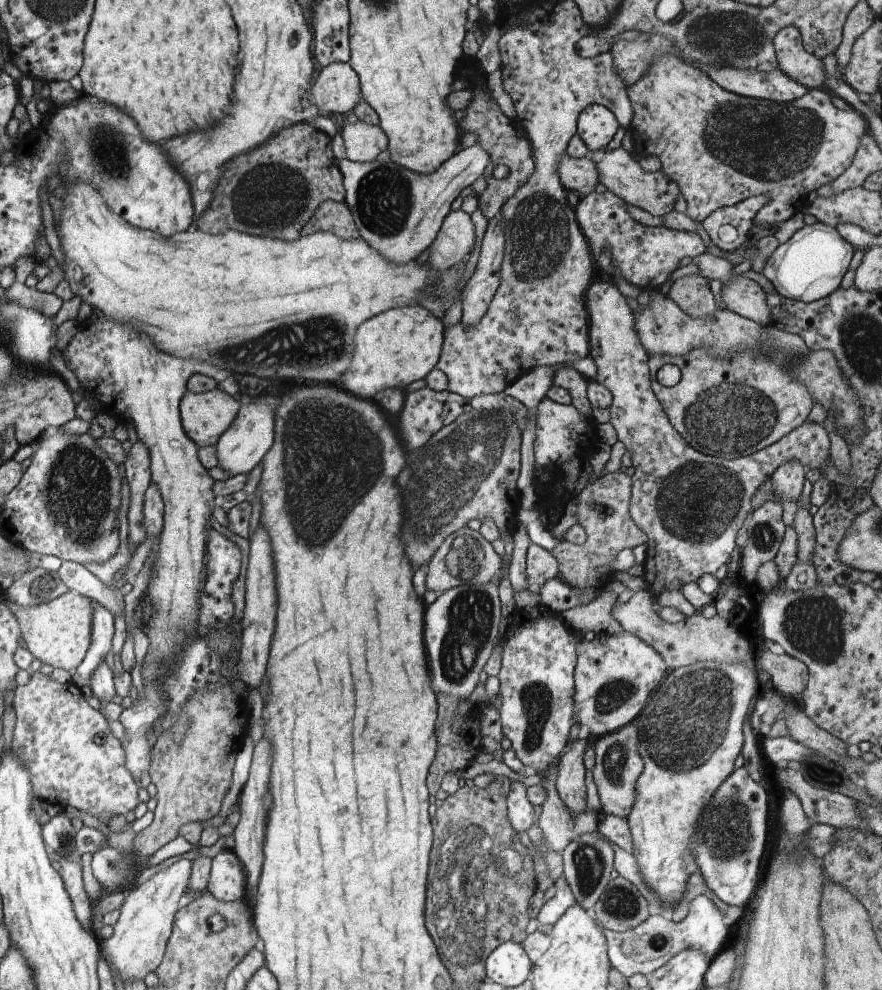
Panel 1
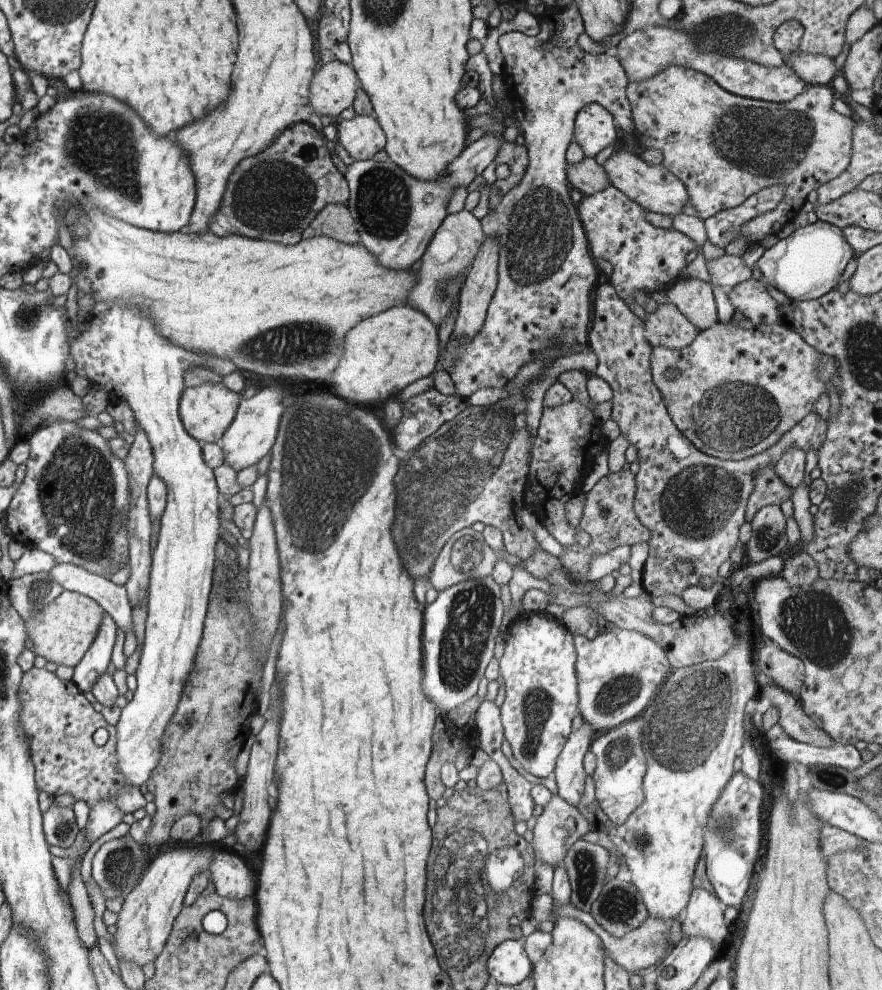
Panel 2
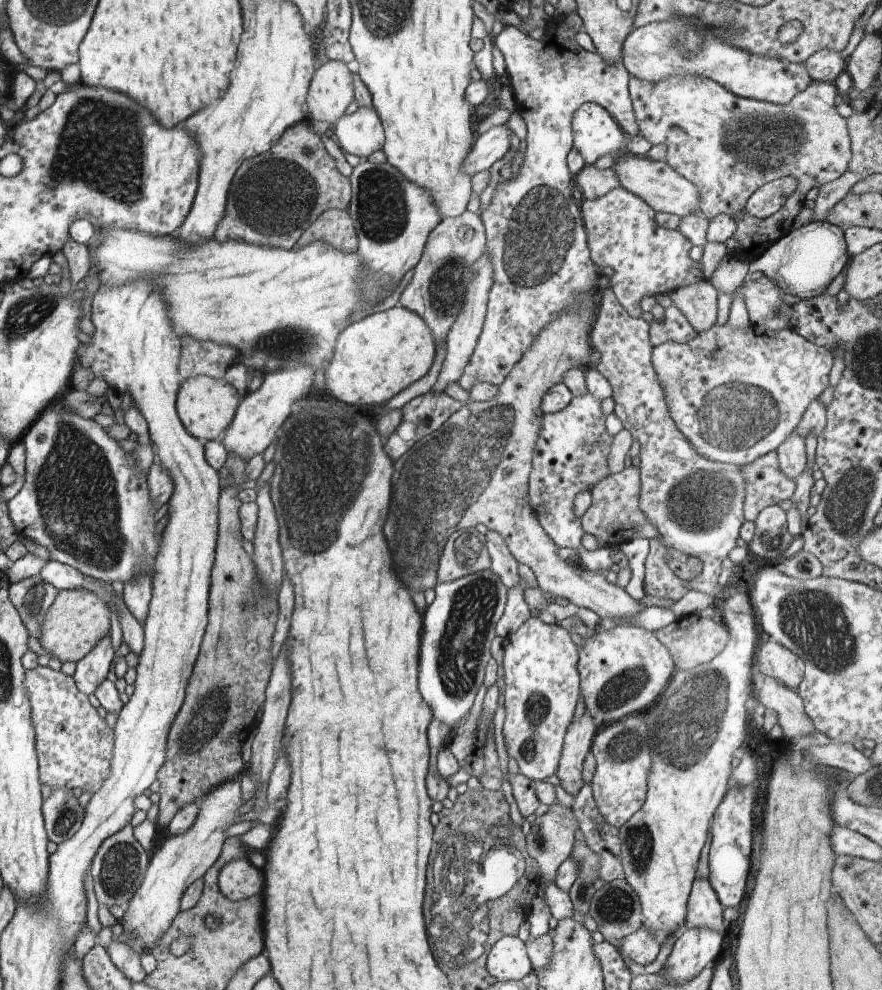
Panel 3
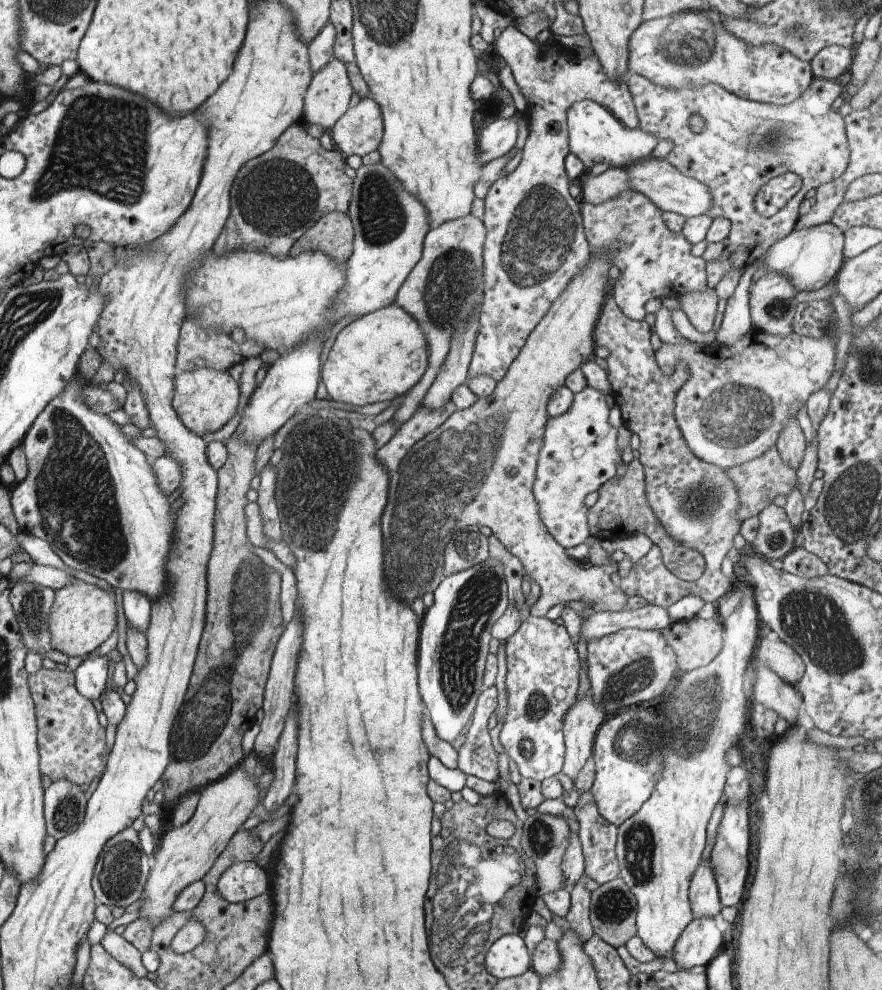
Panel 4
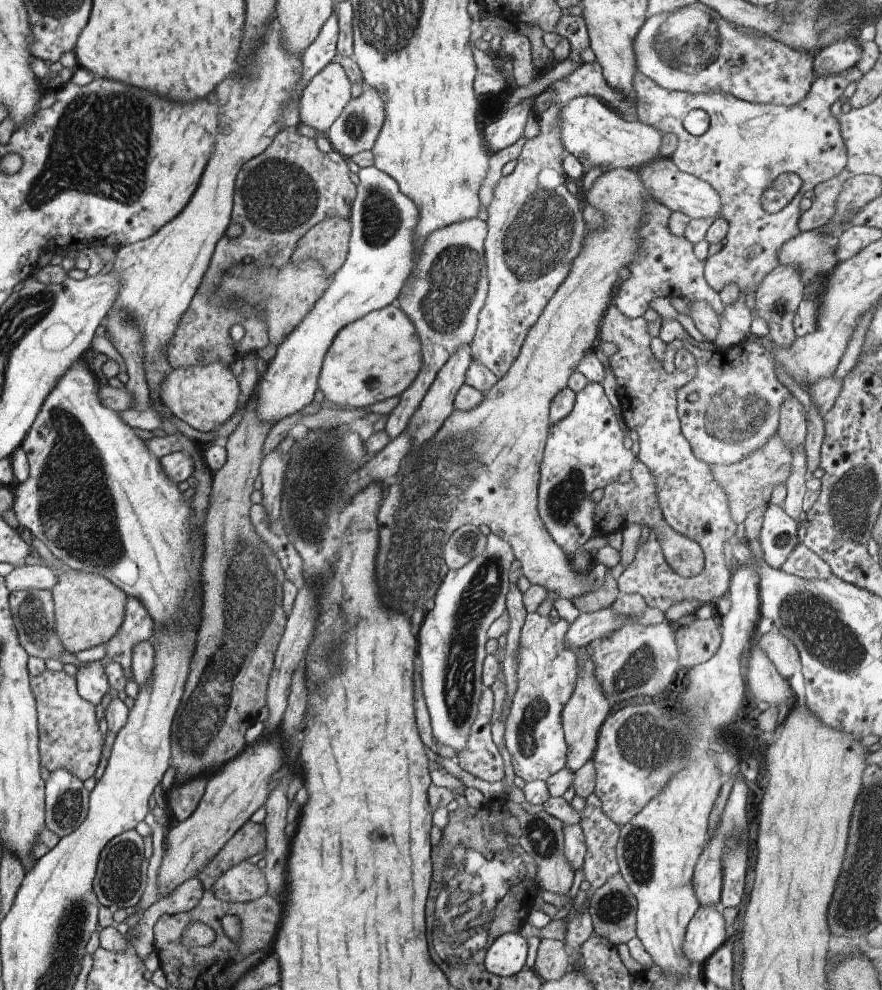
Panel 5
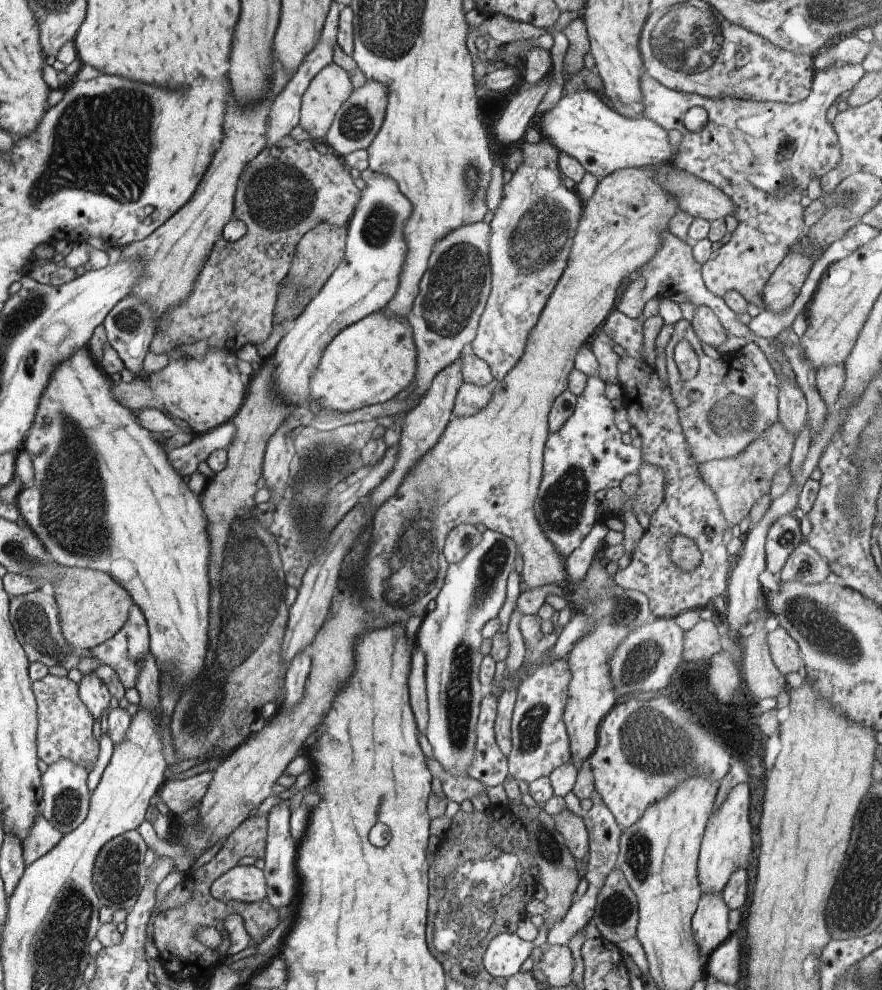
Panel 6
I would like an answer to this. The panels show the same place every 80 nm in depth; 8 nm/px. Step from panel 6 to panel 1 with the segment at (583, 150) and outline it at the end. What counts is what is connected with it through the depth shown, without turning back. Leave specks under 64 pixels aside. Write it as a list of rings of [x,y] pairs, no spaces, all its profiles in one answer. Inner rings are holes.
[[[592,105],[580,113],[577,133],[587,144],[588,152],[594,152],[610,144],[618,127],[619,122],[613,112],[605,106]]]

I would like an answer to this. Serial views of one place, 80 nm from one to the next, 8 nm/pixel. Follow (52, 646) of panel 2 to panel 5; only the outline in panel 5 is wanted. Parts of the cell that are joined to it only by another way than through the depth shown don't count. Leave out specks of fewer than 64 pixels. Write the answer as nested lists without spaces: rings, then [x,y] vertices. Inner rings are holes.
[[[56,566],[50,569],[59,581],[51,588],[55,610],[55,633],[65,650],[78,654],[82,650],[107,643],[125,620],[128,594],[113,582],[96,573],[70,570],[64,572]]]

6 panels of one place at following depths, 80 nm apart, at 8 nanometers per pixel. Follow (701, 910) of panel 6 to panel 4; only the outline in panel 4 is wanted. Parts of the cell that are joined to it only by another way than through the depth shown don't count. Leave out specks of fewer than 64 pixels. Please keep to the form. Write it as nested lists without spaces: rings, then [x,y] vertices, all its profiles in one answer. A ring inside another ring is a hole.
[[[712,917],[692,919],[681,932],[673,948],[670,970],[690,970],[694,966],[705,966],[724,949],[724,936],[716,927]]]

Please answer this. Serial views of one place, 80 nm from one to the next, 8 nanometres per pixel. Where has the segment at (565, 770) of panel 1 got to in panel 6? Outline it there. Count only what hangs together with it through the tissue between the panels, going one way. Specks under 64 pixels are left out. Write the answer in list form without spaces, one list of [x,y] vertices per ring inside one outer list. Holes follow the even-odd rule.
[[[599,553],[585,579],[568,593],[567,598],[575,607],[575,611],[586,612],[595,620],[591,631],[575,644],[568,656],[572,680],[563,719],[569,736],[570,763],[573,765],[589,760],[597,745],[599,724],[619,701],[609,675],[609,656],[632,629],[640,628],[656,619],[650,608],[649,598],[640,591],[620,588],[606,571],[606,562]]]

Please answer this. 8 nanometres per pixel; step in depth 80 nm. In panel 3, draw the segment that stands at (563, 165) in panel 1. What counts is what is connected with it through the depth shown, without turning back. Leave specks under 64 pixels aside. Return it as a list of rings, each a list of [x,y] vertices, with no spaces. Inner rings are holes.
[[[595,164],[585,165],[573,176],[574,185],[582,190],[583,199],[594,200],[620,186],[614,169],[599,169]]]

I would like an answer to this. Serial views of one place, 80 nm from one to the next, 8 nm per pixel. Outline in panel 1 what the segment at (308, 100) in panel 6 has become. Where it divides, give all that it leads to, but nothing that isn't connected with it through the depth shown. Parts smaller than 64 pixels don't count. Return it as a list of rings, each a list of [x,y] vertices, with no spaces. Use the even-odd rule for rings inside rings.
[[[332,63],[320,72],[311,88],[313,100],[322,115],[350,112],[361,99],[359,78],[350,63]]]

